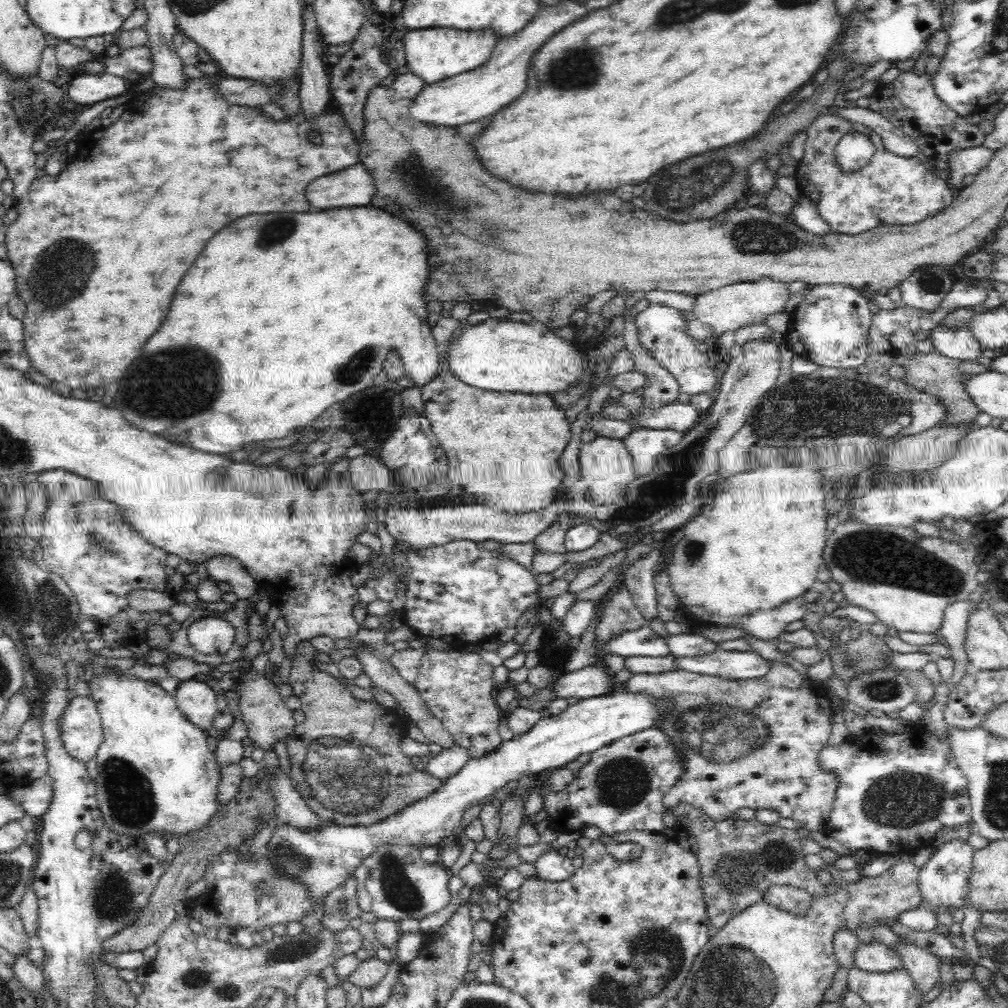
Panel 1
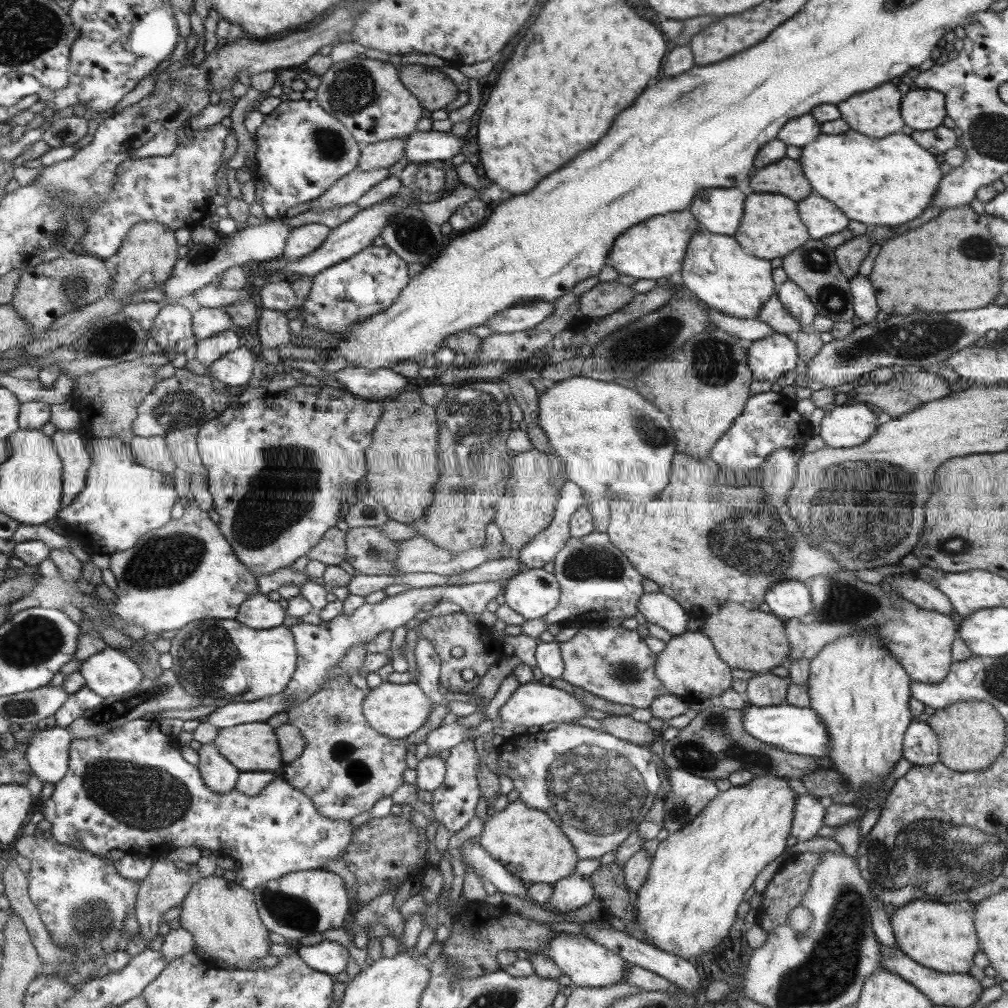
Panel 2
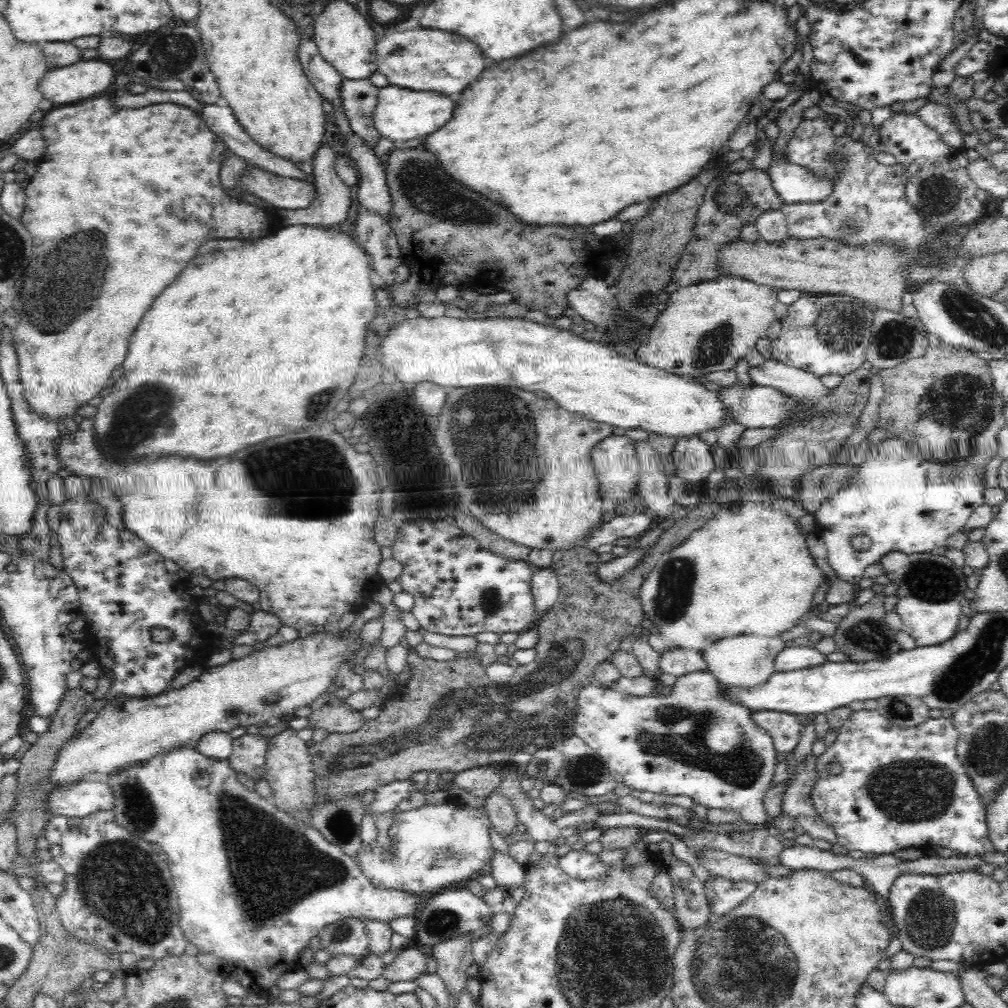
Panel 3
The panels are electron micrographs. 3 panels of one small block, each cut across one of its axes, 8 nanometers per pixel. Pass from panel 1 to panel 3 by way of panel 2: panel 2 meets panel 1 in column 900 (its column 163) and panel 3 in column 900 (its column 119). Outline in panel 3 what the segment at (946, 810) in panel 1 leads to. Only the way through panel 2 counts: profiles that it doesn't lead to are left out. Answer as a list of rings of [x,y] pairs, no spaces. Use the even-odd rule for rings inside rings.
[[[862,709],[853,711],[850,715],[851,717],[839,728],[835,741],[827,748],[824,754],[817,758],[816,784],[810,790],[810,801],[812,801],[812,805],[814,805],[814,809],[816,809],[816,813],[820,815],[820,818],[824,819],[824,822],[834,829],[837,836],[836,844],[843,846],[848,851],[860,850],[866,855],[888,855],[897,850],[904,850],[904,848],[920,848],[929,852],[936,846],[944,846],[944,848],[950,848],[950,850],[954,850],[961,856],[969,857],[977,854],[992,854],[992,852],[996,851],[989,837],[987,809],[984,808],[984,803],[980,801],[980,797],[978,797],[978,793],[976,793],[966,769],[963,768],[957,756],[959,734],[950,718],[930,717],[914,728],[902,728],[890,723],[888,718],[882,716],[877,709]],[[833,763],[838,763],[842,768],[835,774],[827,773],[826,764]]]

